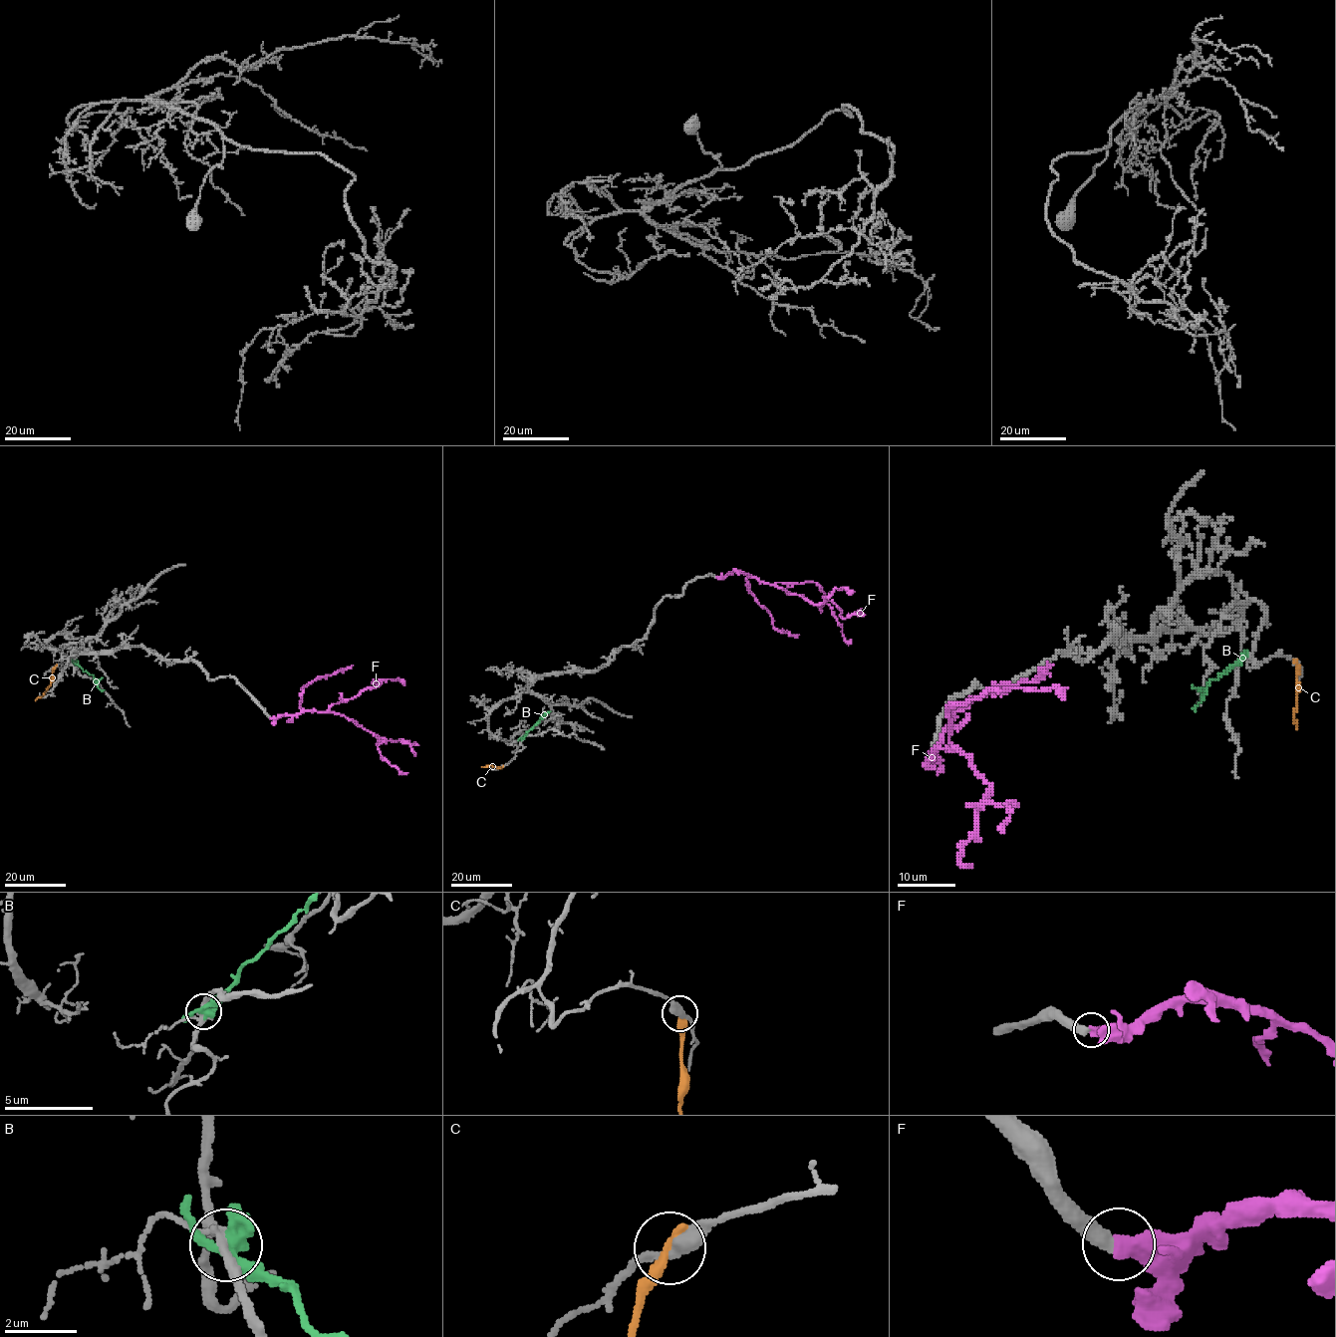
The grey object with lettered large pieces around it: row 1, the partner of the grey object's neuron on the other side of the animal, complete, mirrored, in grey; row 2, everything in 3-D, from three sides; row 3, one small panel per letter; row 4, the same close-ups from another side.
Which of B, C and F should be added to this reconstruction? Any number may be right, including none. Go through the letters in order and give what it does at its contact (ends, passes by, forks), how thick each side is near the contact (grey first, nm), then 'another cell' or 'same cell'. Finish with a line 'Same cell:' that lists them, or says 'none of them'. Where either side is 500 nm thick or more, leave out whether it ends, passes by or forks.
B: it passes by; calibres 220 and 420 nm; another cell
C: it ends; calibres 340 and 380 nm; another cell
F: it ends; calibres 400 and 480 nm; another cell
Same cell: none of them

